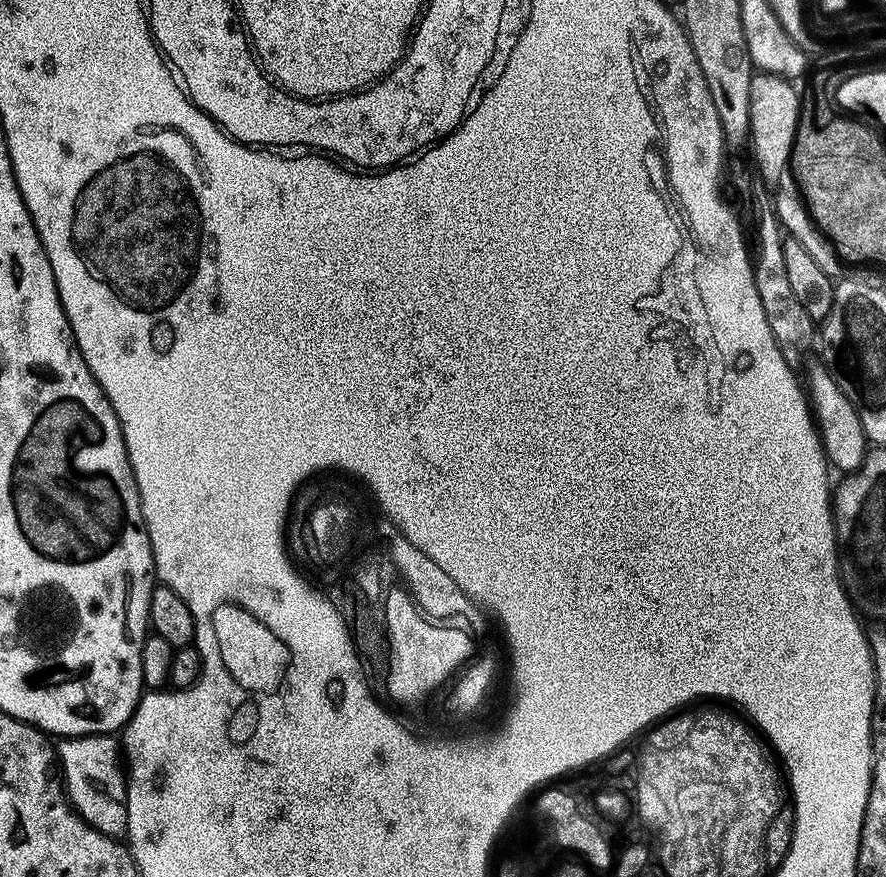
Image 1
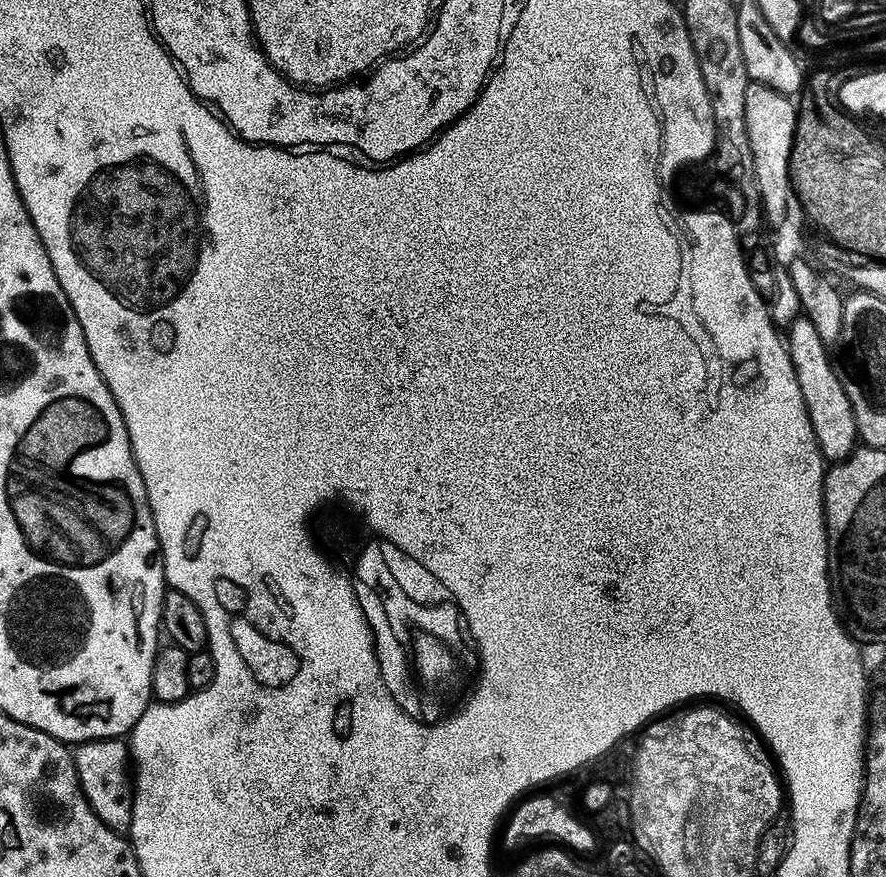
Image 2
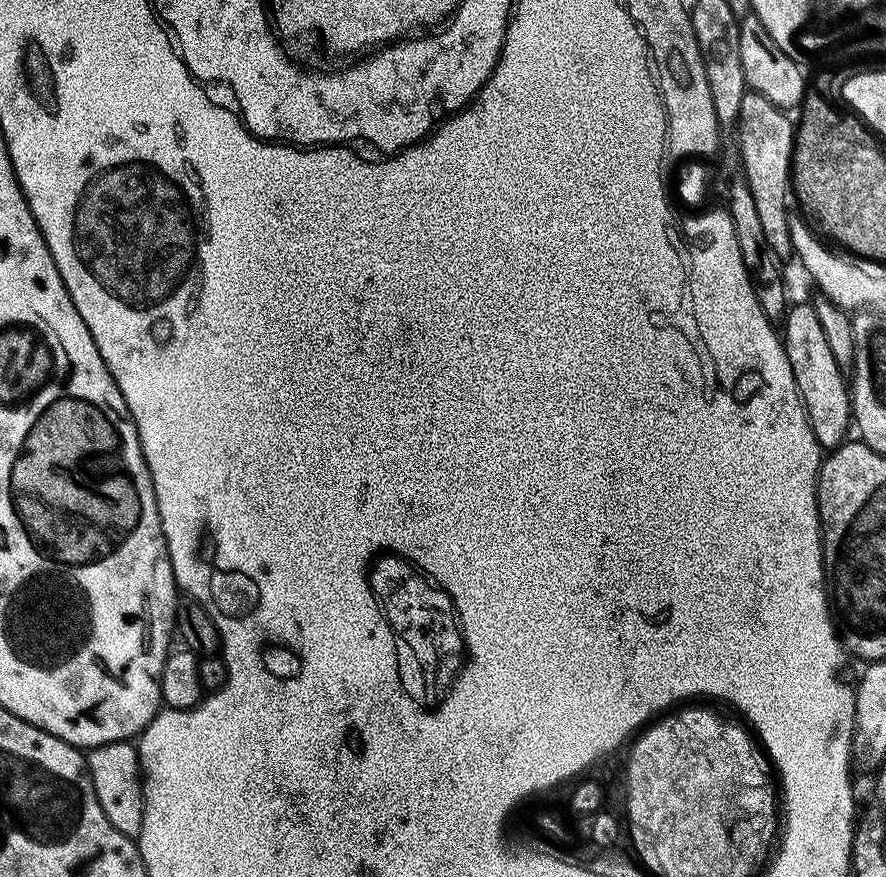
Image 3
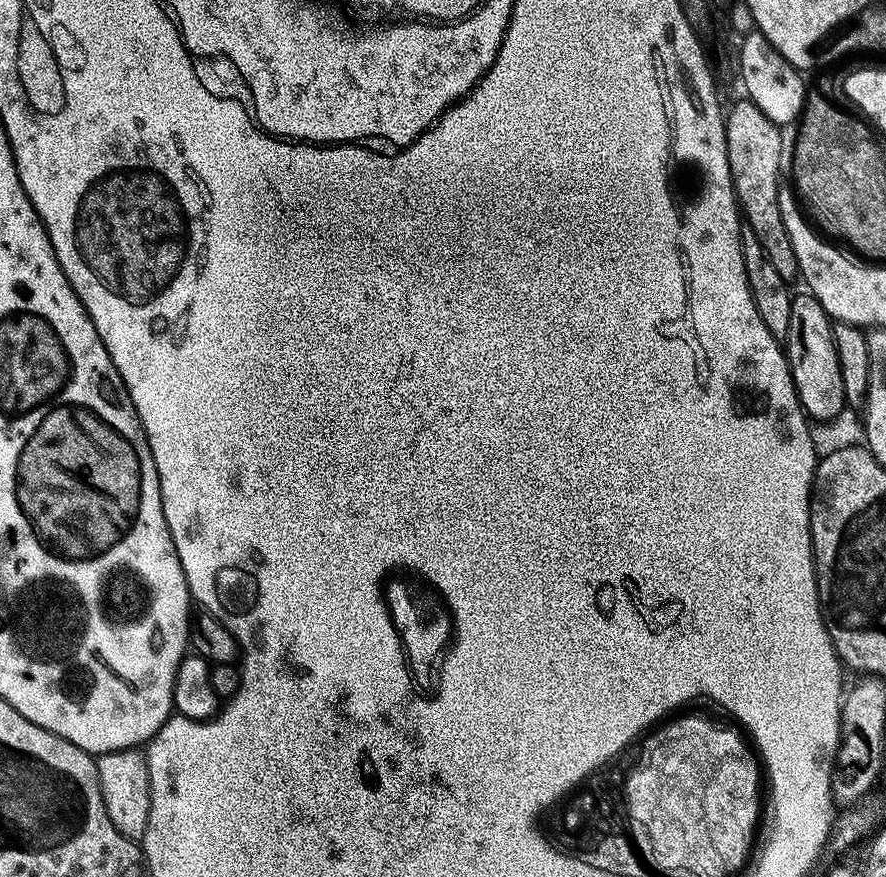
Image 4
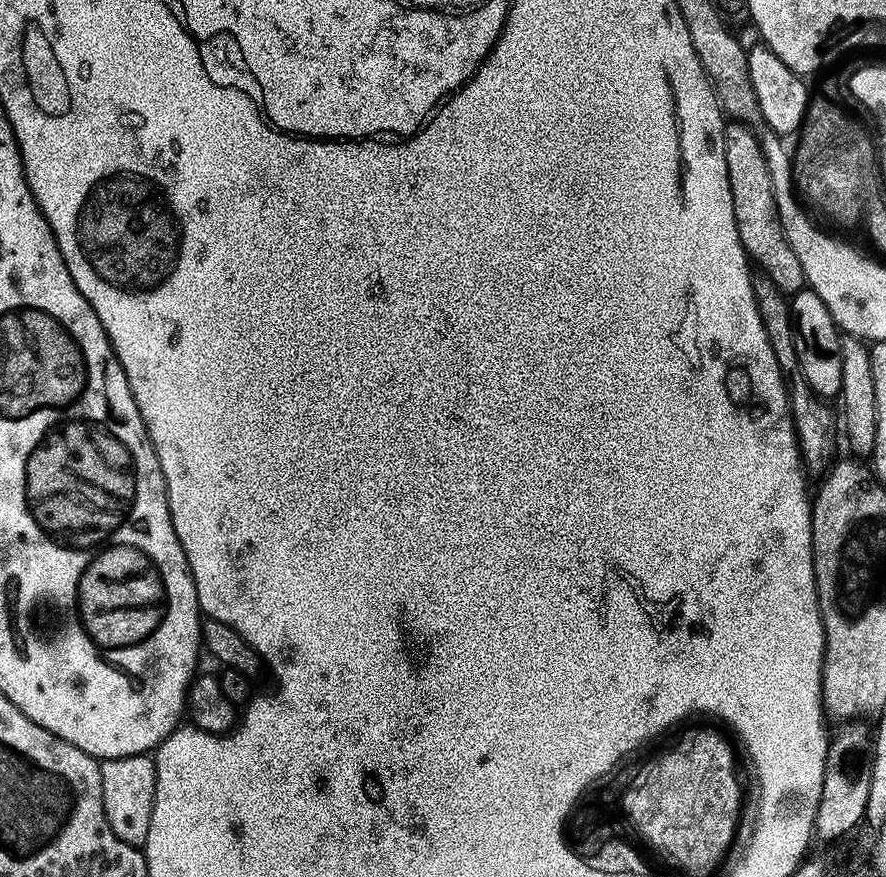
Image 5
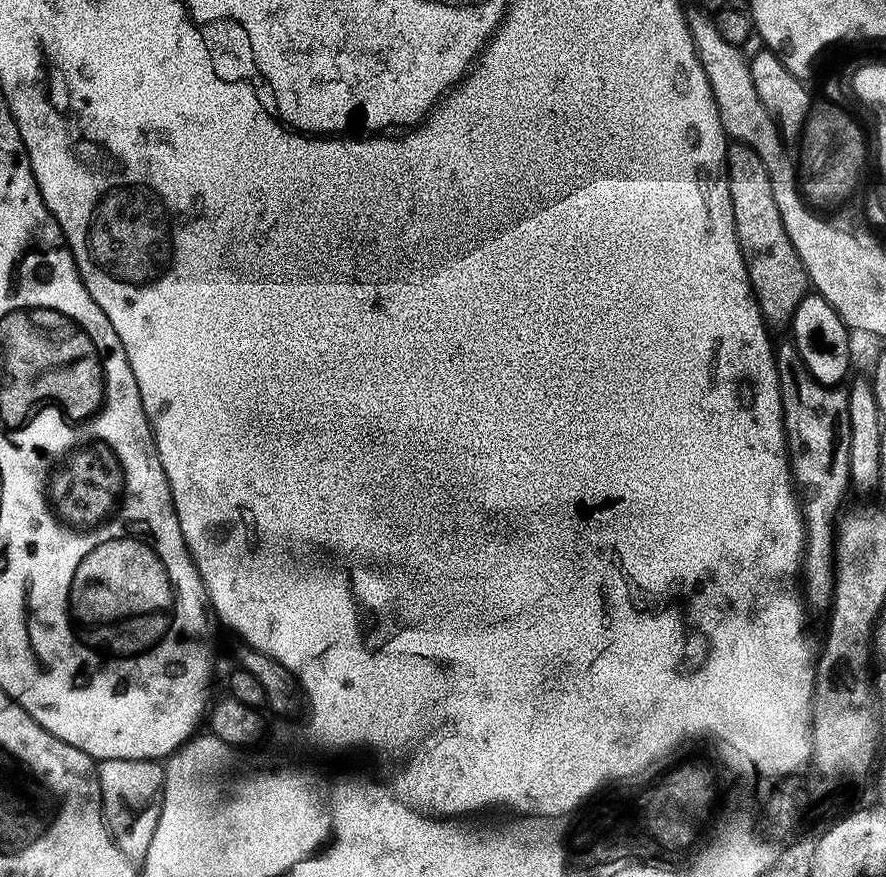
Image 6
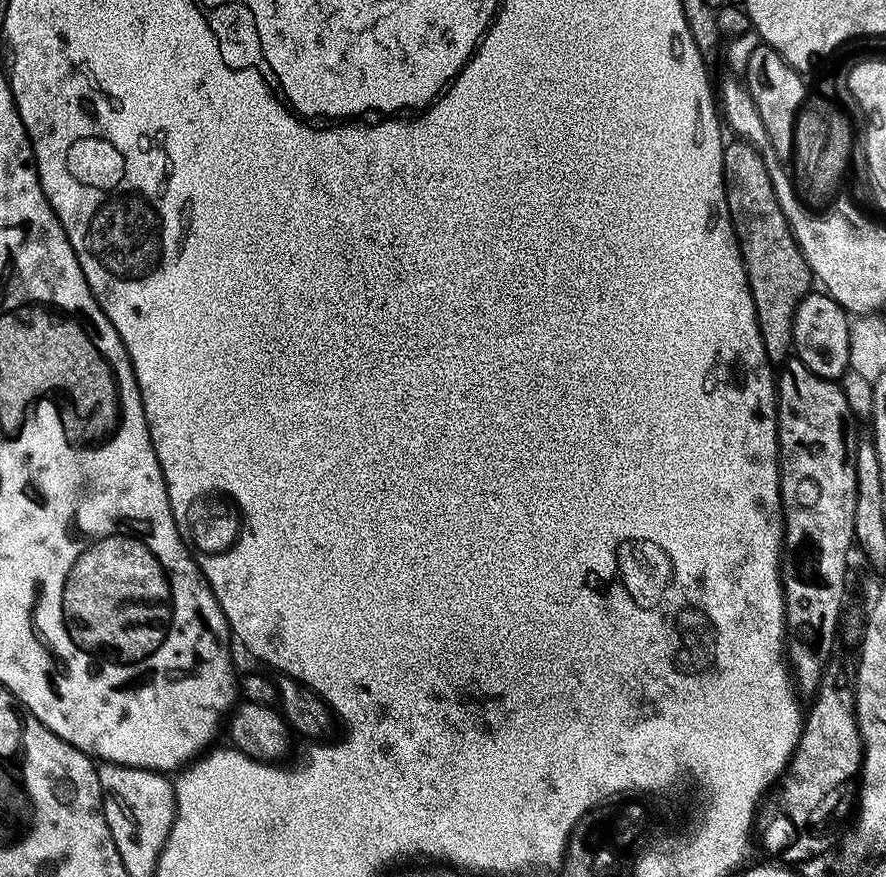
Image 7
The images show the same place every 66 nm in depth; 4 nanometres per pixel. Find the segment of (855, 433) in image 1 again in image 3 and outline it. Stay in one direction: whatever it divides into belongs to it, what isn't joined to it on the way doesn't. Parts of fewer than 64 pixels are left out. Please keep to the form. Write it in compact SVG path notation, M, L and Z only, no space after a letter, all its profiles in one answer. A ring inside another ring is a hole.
M811 303L795 304L787 309L782 320L782 343L786 358L790 358L790 370L794 370L794 382L814 430L814 438L820 443L821 449L831 450L845 443L849 435L848 428L850 432L850 425L854 420L850 384L846 379L845 369L834 362L834 354L826 342L826 334L822 331L818 314L814 314Z

